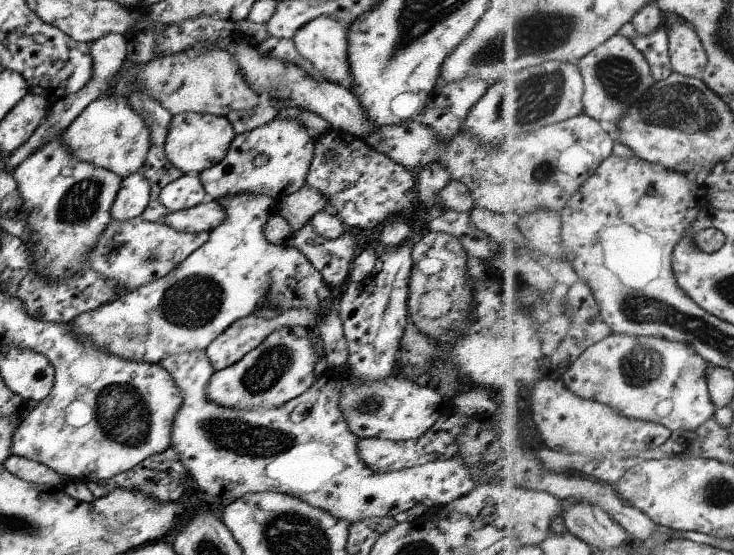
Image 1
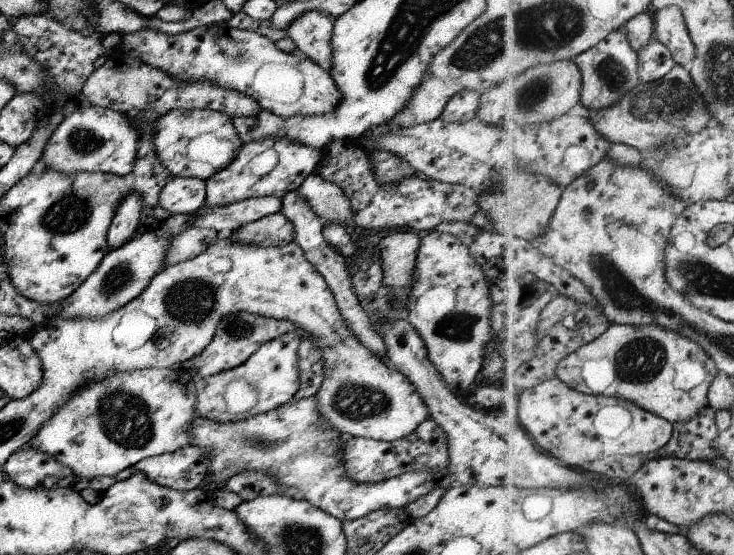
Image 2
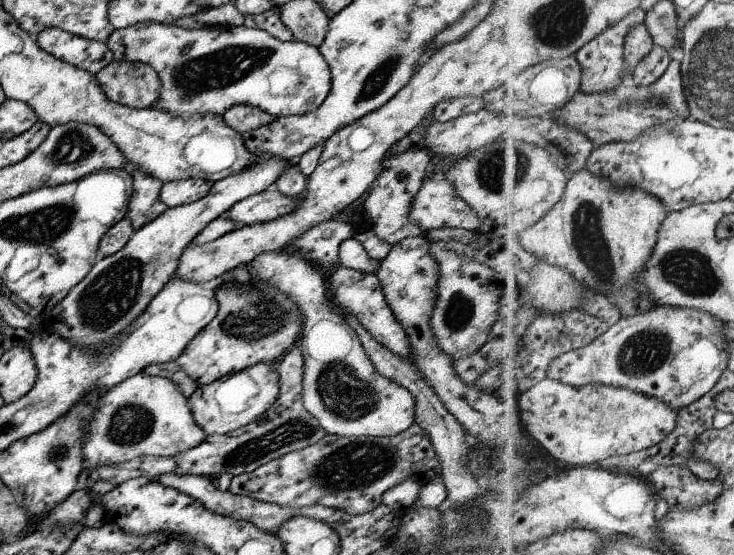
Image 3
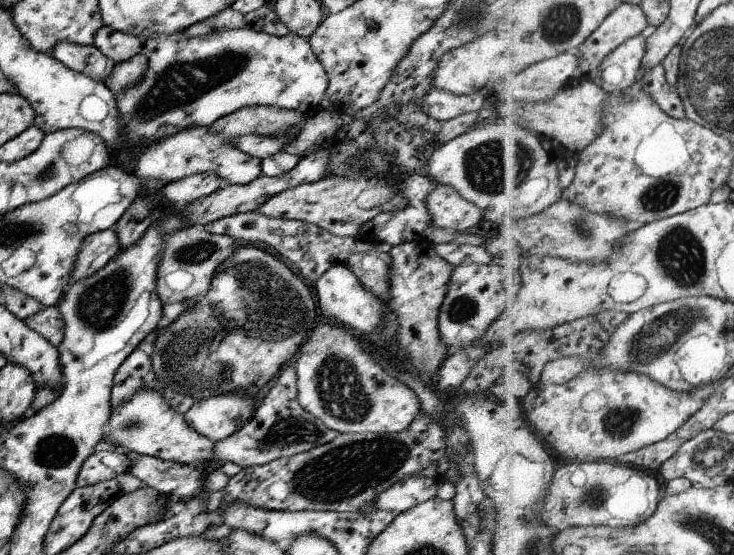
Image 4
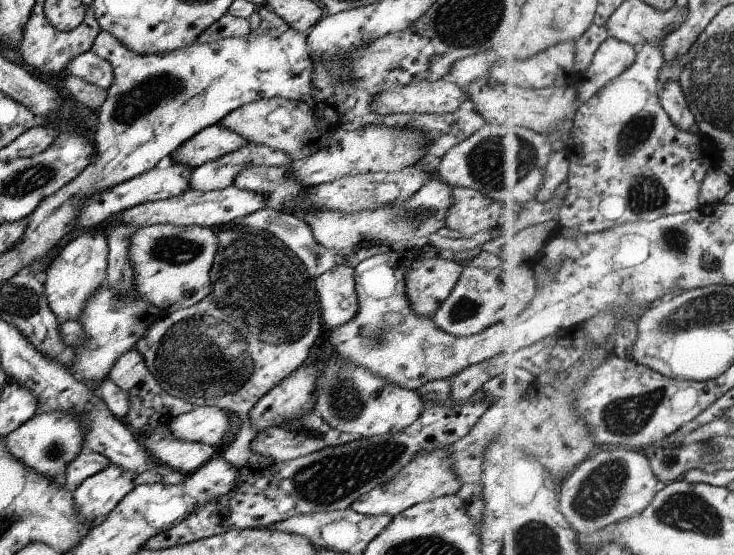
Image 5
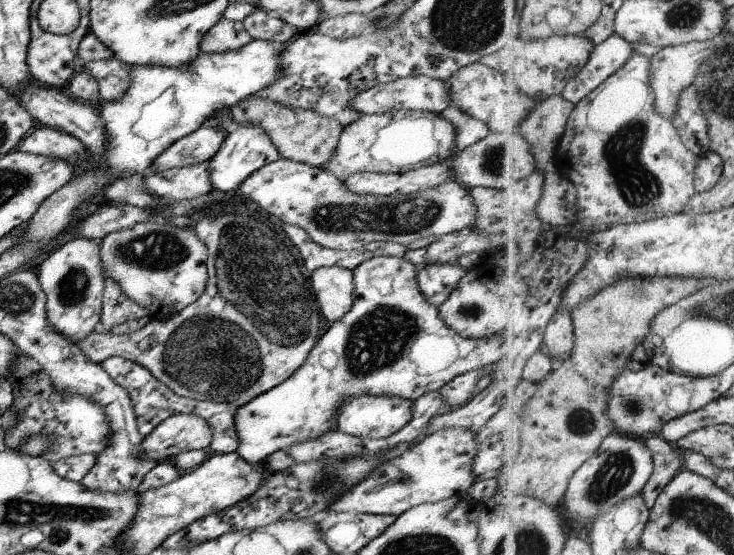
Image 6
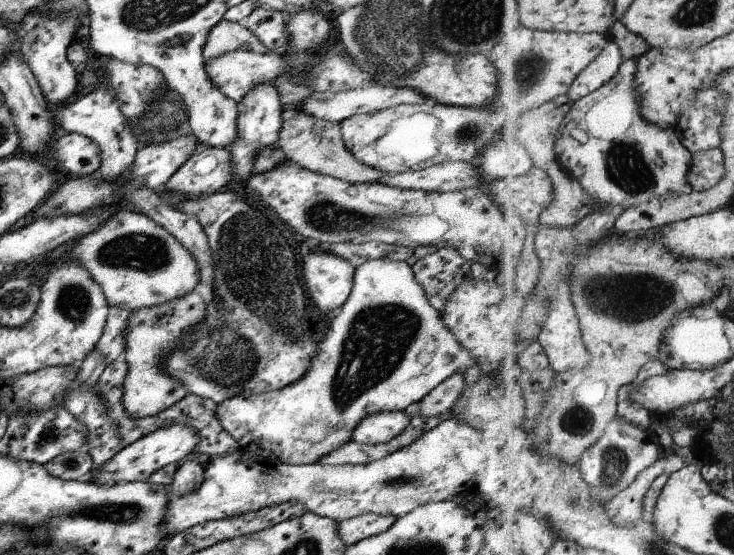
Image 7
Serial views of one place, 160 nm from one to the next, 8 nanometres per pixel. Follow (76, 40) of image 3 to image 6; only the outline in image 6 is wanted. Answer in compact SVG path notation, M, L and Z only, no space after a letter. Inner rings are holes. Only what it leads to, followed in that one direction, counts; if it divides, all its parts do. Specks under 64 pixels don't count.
M118 59L90 61L83 64L83 71L93 76L99 89L100 103L119 100L129 88L129 65Z

